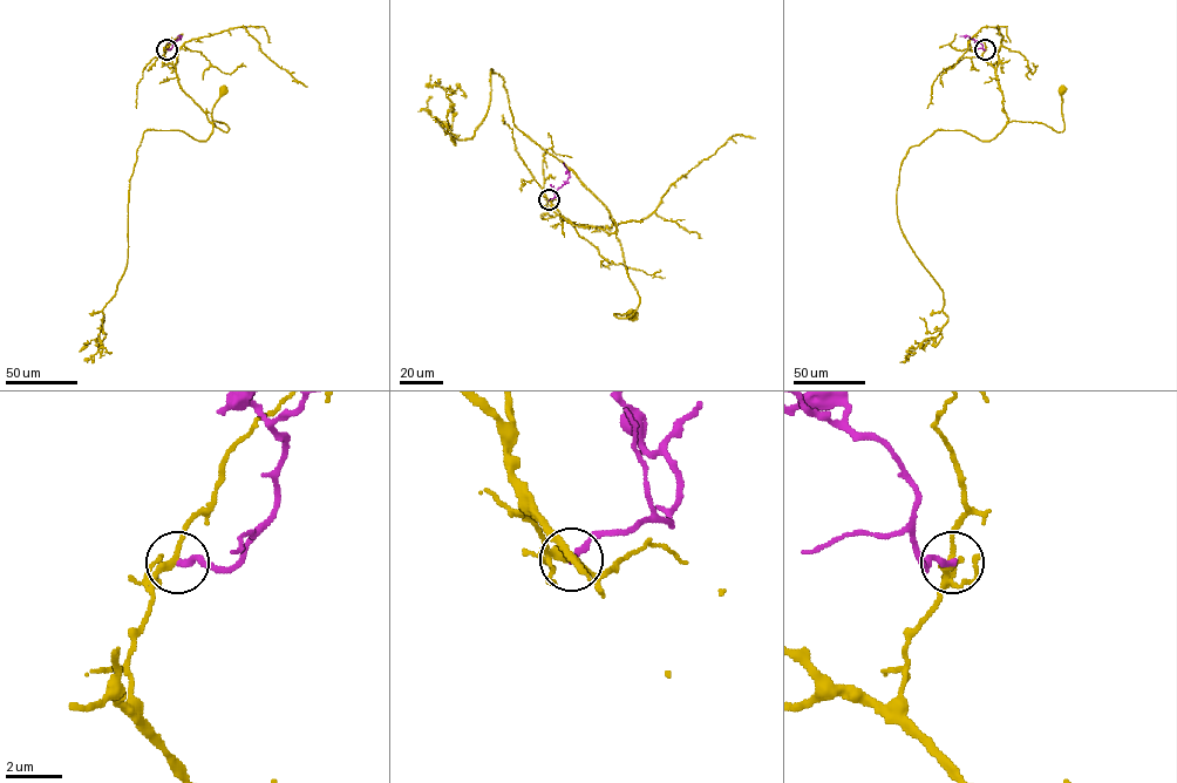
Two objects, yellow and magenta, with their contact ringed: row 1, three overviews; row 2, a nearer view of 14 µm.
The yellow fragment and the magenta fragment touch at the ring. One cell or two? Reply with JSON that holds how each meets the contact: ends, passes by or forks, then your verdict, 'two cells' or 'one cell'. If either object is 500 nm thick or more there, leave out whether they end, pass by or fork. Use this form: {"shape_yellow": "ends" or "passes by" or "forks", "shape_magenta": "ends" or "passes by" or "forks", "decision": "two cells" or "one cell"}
{"shape_yellow": "passes by", "shape_magenta": "ends", "decision": "two cells"}

